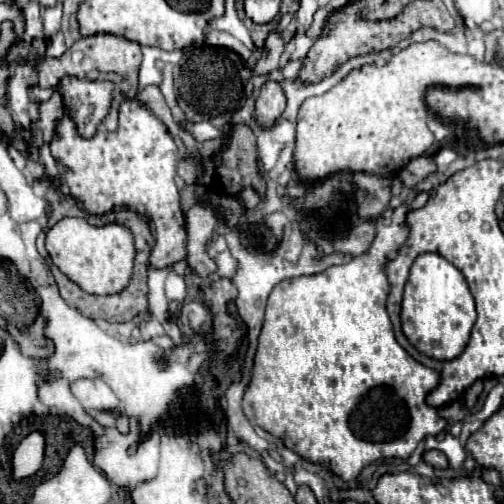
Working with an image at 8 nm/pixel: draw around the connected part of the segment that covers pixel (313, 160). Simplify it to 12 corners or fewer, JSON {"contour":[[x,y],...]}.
{"contour":[[438,41],[302,103],[296,169],[396,175],[434,145],[424,93],[478,87]]}

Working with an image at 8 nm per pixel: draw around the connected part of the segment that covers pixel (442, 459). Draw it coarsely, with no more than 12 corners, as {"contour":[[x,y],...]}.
{"contour":[[426,451],[422,461],[434,469],[446,469],[448,459],[442,451]]}

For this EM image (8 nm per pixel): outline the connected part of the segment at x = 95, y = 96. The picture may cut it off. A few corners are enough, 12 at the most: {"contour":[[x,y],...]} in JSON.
{"contour":[[64,77],[78,135],[90,139],[110,109],[114,83]]}

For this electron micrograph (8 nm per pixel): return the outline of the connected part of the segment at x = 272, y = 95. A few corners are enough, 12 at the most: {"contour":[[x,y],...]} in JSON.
{"contour":[[268,79],[256,99],[256,121],[264,127],[284,113],[286,95]]}

